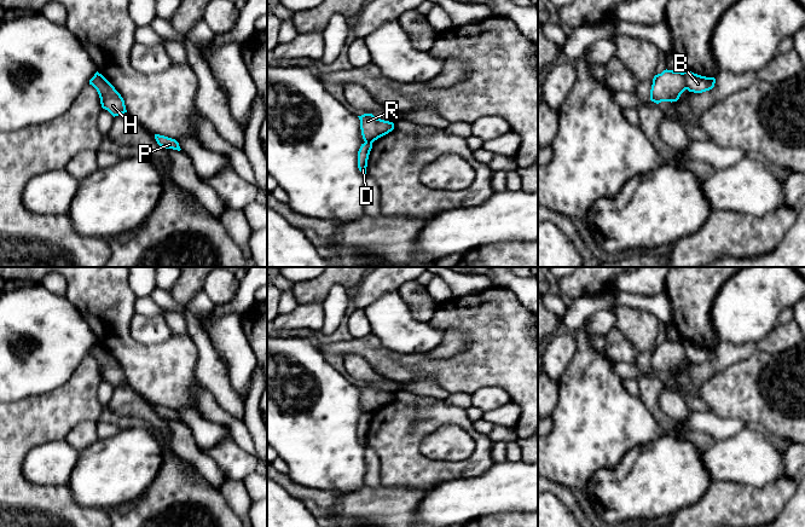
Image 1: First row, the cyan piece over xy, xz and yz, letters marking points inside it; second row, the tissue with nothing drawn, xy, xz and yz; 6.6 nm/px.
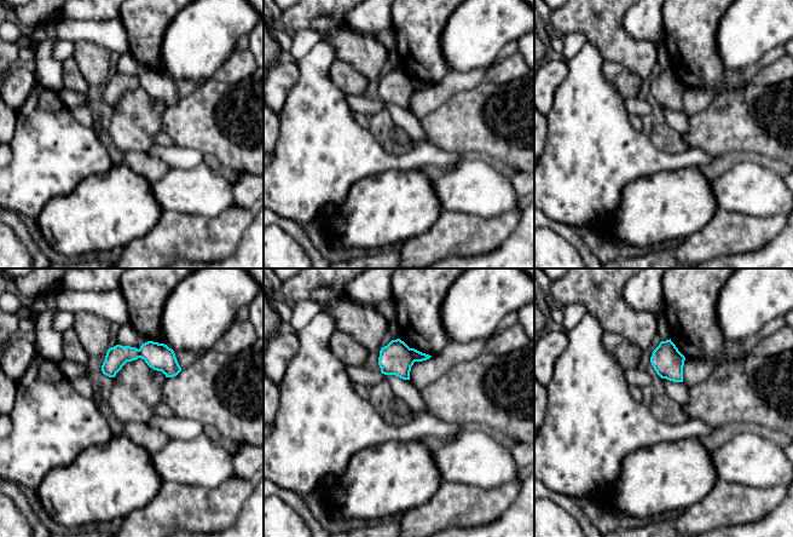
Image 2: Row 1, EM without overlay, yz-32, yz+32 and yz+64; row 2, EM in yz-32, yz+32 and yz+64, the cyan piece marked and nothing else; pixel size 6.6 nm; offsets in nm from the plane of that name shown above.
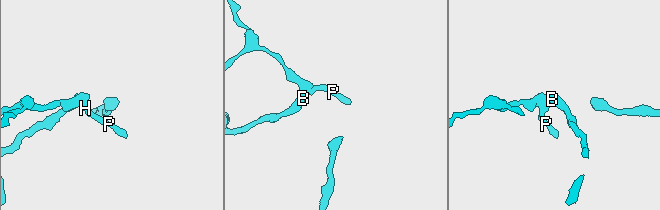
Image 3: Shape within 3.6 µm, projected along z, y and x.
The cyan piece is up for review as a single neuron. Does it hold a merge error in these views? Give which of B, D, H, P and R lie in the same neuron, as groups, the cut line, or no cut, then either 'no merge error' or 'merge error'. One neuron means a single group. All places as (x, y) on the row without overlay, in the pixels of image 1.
groups B D / H P R; cut yz (682, 343), (687, 359); merge error

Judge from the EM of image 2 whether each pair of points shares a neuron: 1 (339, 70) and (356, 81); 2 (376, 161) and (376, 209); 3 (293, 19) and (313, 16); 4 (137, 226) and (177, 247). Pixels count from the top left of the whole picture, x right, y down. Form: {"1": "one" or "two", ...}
{"1": "one", "2": "two", "3": "one", "4": "two"}

